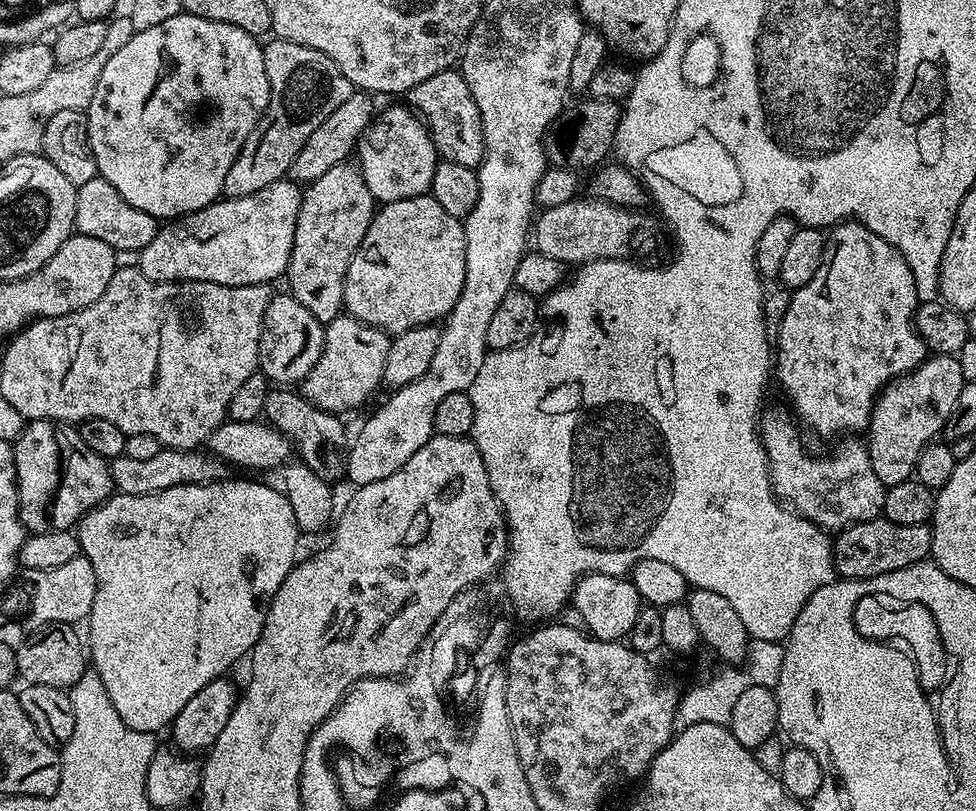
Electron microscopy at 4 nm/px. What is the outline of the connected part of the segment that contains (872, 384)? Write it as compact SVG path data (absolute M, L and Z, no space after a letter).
M845 220L827 233L822 266L818 266L814 278L791 296L792 305L780 320L780 333L774 336L775 383L780 383L785 398L792 403L795 419L805 429L813 428L820 436L835 438L863 433L880 392L892 380L915 371L929 355L928 345L914 323L918 307L916 283L906 258L865 224Z

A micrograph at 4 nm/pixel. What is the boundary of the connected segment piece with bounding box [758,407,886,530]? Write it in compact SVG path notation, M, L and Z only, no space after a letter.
M765 407L758 420L760 442L768 455L768 473L776 499L790 506L795 515L804 516L825 530L839 530L877 519L884 511L886 489L878 482L878 474L874 474L865 441L844 438L837 443L841 444L833 456L811 456L800 441L797 421L785 412Z

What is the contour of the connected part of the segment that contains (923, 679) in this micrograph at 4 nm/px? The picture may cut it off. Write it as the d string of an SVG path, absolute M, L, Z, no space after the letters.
M872 593L864 595L858 600L854 608L854 624L867 640L878 640L881 642L890 642L894 638L900 638L910 642L908 646L909 653L913 658L913 664L916 666L916 673L919 678L920 688L926 694L932 694L932 691L938 689L950 674L950 661L945 650L941 635L938 634L938 626L930 609L922 606L916 601L911 601L896 607L888 608L882 603L883 599Z

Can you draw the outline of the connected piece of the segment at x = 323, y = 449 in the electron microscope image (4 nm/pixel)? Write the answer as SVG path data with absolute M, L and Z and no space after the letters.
M276 386L269 391L266 398L263 419L287 438L295 455L297 452L300 455L297 457L306 466L310 466L310 470L314 470L318 478L332 482L339 472L341 475L346 464L342 455L346 448L346 440L344 444L344 424L340 421L343 419L337 413L314 406L303 394L291 387Z

